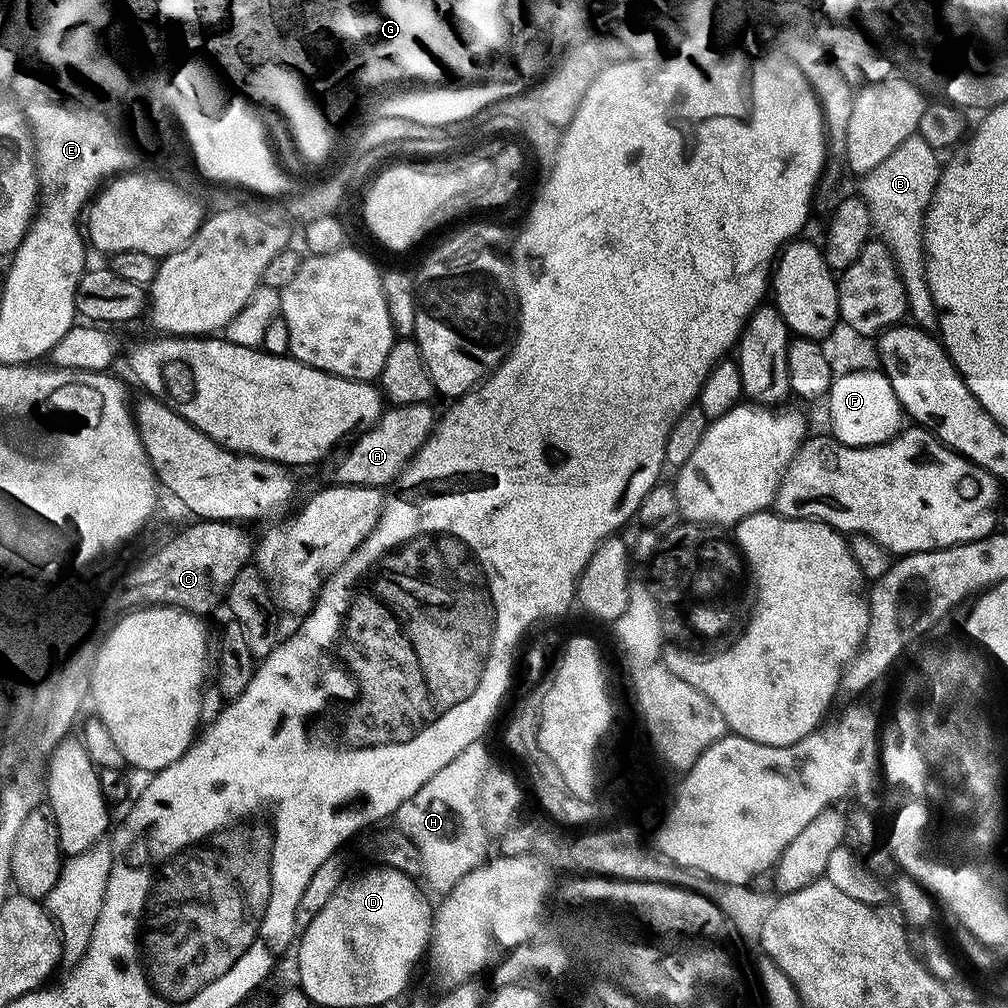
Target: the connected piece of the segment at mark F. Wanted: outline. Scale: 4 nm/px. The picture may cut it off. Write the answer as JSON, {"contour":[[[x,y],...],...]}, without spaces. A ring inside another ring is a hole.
{"contour":[[[883,371],[842,373],[828,388],[828,424],[831,435],[847,448],[870,447],[886,443],[902,428],[902,409]]]}

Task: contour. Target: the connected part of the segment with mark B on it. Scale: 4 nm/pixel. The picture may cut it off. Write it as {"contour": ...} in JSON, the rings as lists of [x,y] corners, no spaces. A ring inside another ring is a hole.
{"contour":[[[917,134],[906,138],[902,146],[858,180],[858,195],[866,202],[866,210],[870,210],[873,233],[890,250],[900,275],[908,303],[907,315],[913,316],[911,319],[925,330],[937,327],[936,310],[932,307],[932,295],[924,273],[924,213],[932,201],[942,167],[942,160],[936,156],[939,156],[937,149],[931,148]]]}

